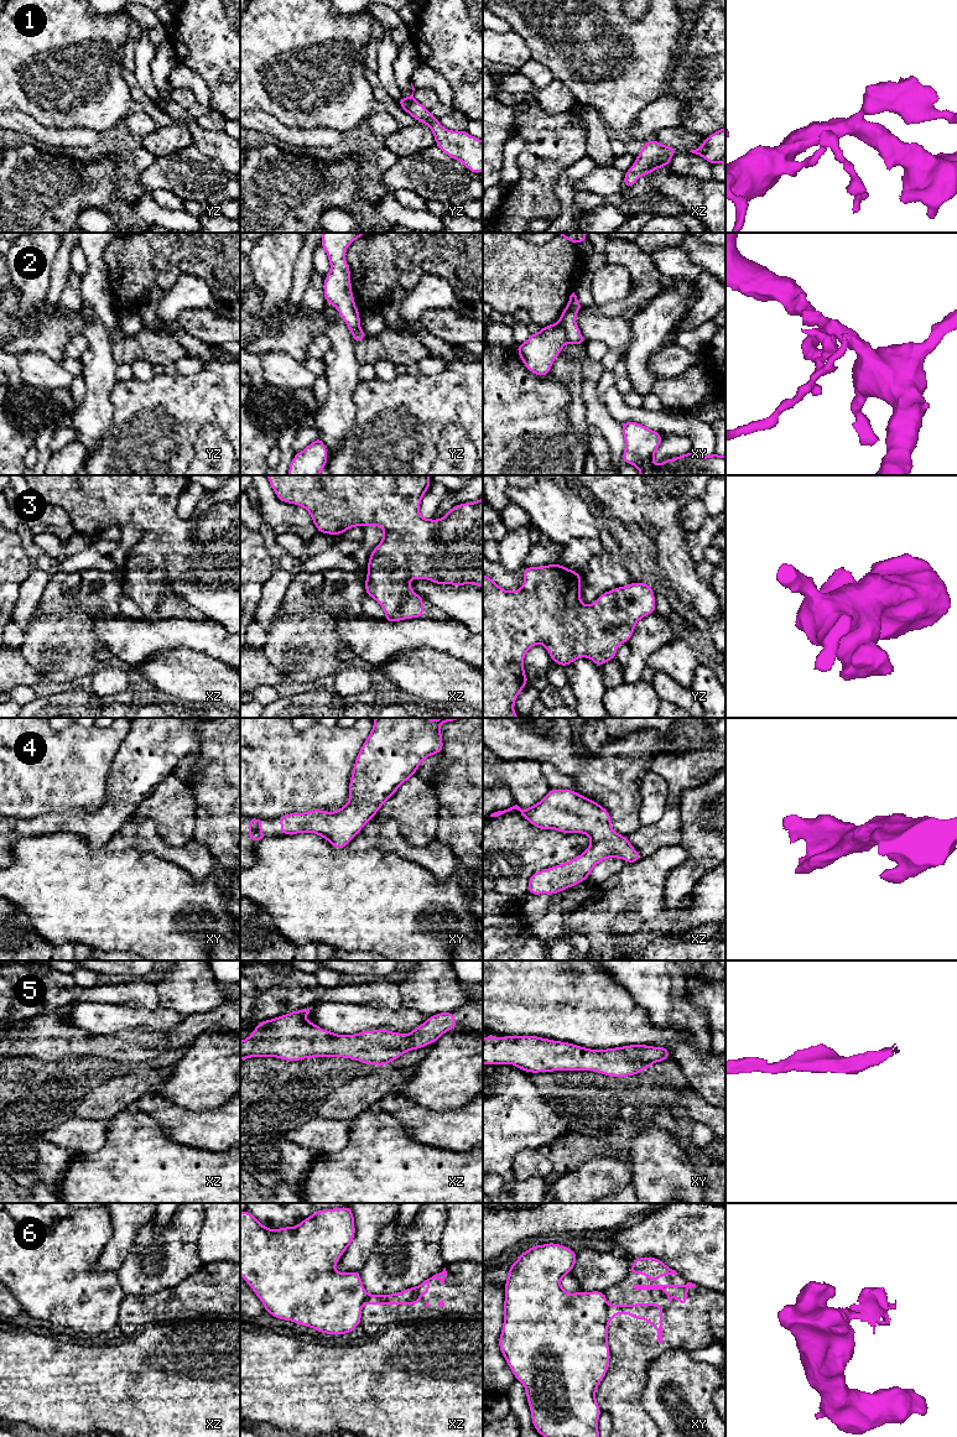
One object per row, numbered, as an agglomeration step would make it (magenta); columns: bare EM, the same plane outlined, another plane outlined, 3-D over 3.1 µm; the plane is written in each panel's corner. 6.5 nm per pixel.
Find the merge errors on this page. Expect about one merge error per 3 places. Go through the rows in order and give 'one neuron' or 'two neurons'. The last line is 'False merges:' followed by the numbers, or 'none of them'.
1: one neuron
2: two neurons
3: one neuron
4: one neuron
5: one neuron
6: two neurons
False merges: 2, 6

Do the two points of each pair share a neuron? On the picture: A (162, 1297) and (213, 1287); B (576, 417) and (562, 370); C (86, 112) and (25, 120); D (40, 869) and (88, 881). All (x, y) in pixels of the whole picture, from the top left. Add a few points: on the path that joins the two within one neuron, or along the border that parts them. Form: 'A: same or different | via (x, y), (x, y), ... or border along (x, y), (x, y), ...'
A: same | via (175, 1297), (183, 1295), (191, 1287), (201, 1287)
B: same | via (576, 405), (575, 380)
C: different | border along (12, 110), (20, 110), (45, 126), (61, 130)
D: same | via (52, 876), (60, 881), (76, 881)

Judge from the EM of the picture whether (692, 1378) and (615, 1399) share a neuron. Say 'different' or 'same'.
different

